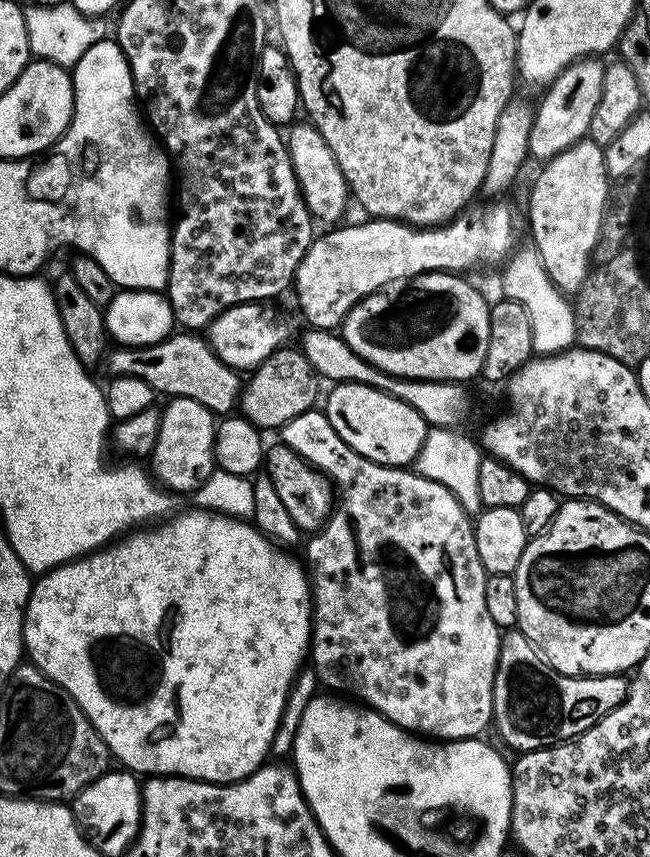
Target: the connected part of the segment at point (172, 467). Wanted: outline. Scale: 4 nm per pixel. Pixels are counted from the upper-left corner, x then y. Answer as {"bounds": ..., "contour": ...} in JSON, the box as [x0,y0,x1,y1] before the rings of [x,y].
{"bounds":[150,397,216,493],"contour":[[[173,397],[161,411],[159,432],[150,455],[155,479],[169,491],[195,493],[203,487],[215,469],[213,434],[216,418],[194,399]]]}

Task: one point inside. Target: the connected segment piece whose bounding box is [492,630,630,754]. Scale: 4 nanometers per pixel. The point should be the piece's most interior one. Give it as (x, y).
(534, 706)

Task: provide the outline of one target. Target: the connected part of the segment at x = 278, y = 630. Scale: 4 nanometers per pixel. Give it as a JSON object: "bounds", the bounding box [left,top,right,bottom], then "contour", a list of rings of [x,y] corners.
{"bounds":[24,506,312,784],"contour":[[[199,506],[193,508],[193,512],[177,511],[171,518],[155,526],[133,530],[105,547],[43,573],[33,583],[32,593],[28,596],[28,609],[24,612],[24,646],[31,663],[44,671],[58,686],[65,688],[74,702],[78,702],[94,730],[98,730],[106,742],[109,753],[115,759],[117,756],[125,769],[136,774],[144,772],[145,777],[178,775],[211,784],[233,784],[235,780],[245,780],[269,759],[288,694],[292,684],[301,675],[300,667],[303,664],[305,667],[309,659],[312,586],[305,565],[301,561],[299,564],[288,553],[291,551],[273,543],[255,523]]]}

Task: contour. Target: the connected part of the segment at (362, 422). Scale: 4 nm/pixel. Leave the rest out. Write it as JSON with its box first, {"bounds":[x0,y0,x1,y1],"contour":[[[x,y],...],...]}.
{"bounds":[322,384,430,467],"contour":[[[336,384],[333,389],[328,401],[322,405],[322,411],[327,416],[330,426],[338,430],[338,438],[342,438],[346,446],[362,454],[362,458],[388,467],[407,467],[415,461],[416,455],[422,450],[422,442],[430,426],[424,421],[422,414],[414,410],[414,406],[406,406],[406,402],[365,384]]]}

